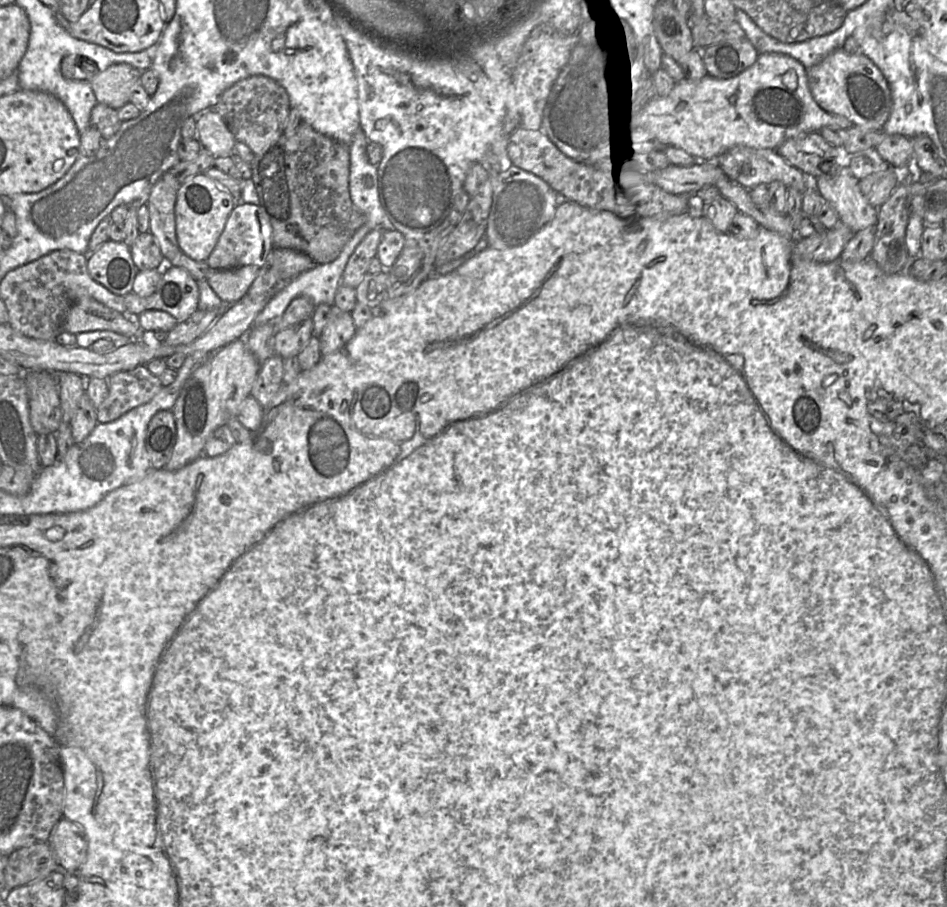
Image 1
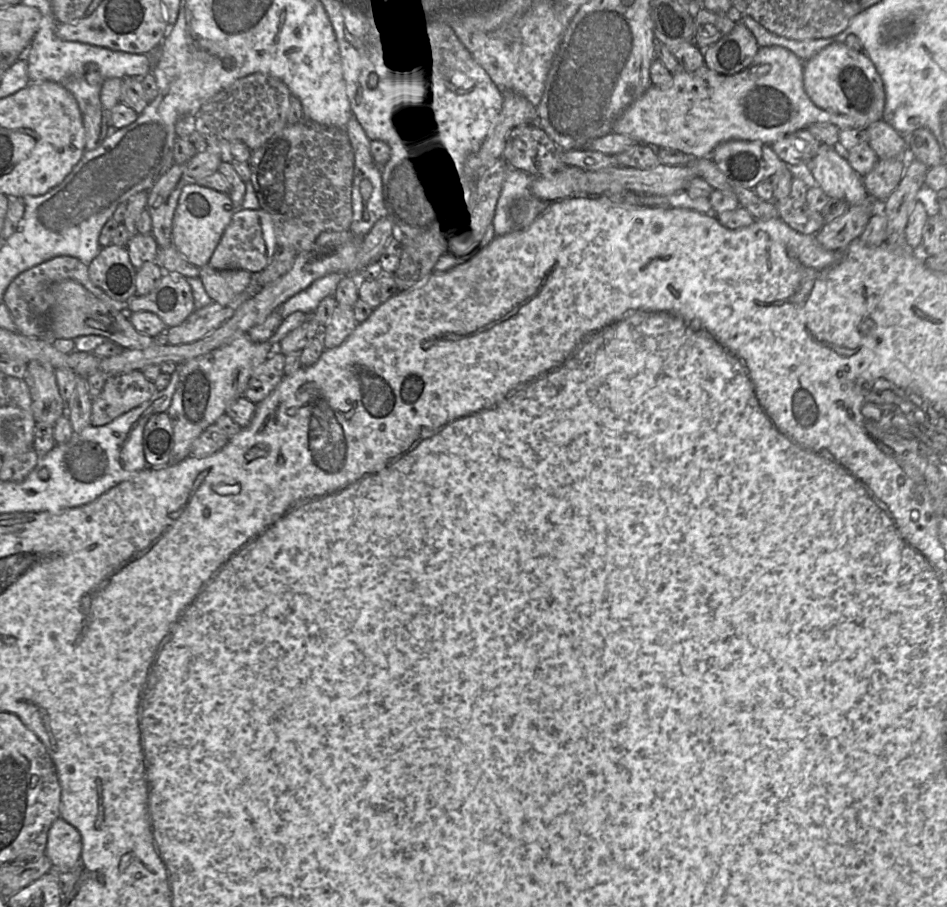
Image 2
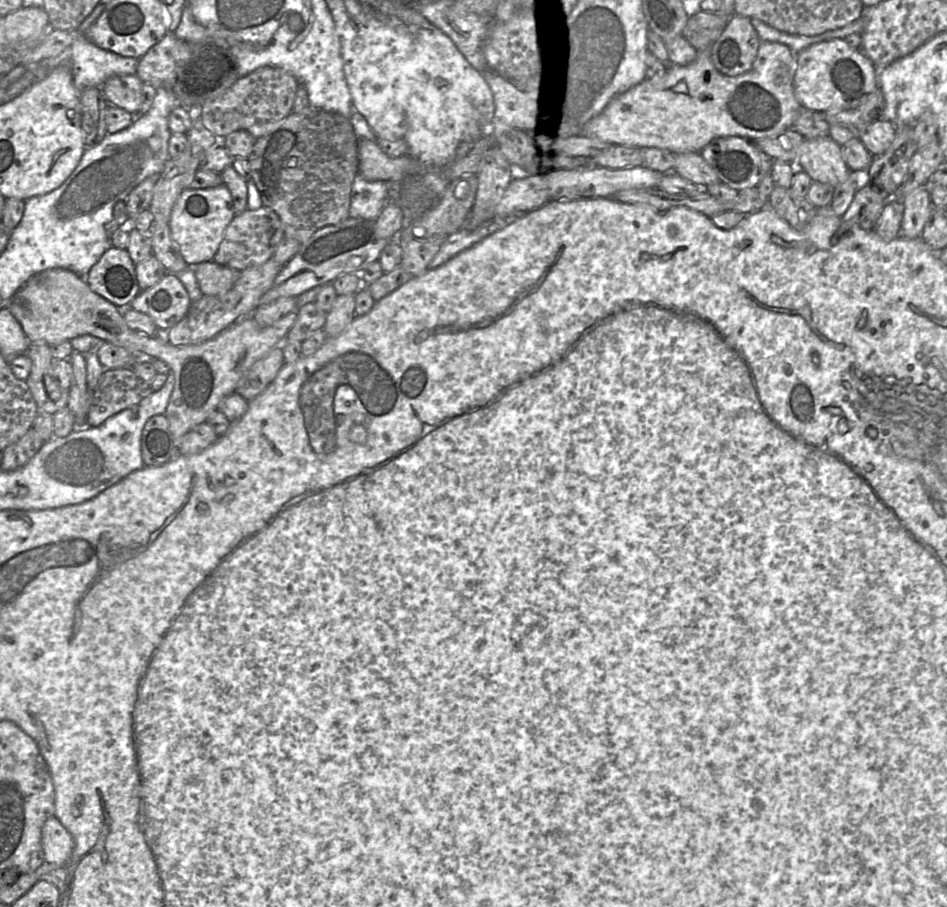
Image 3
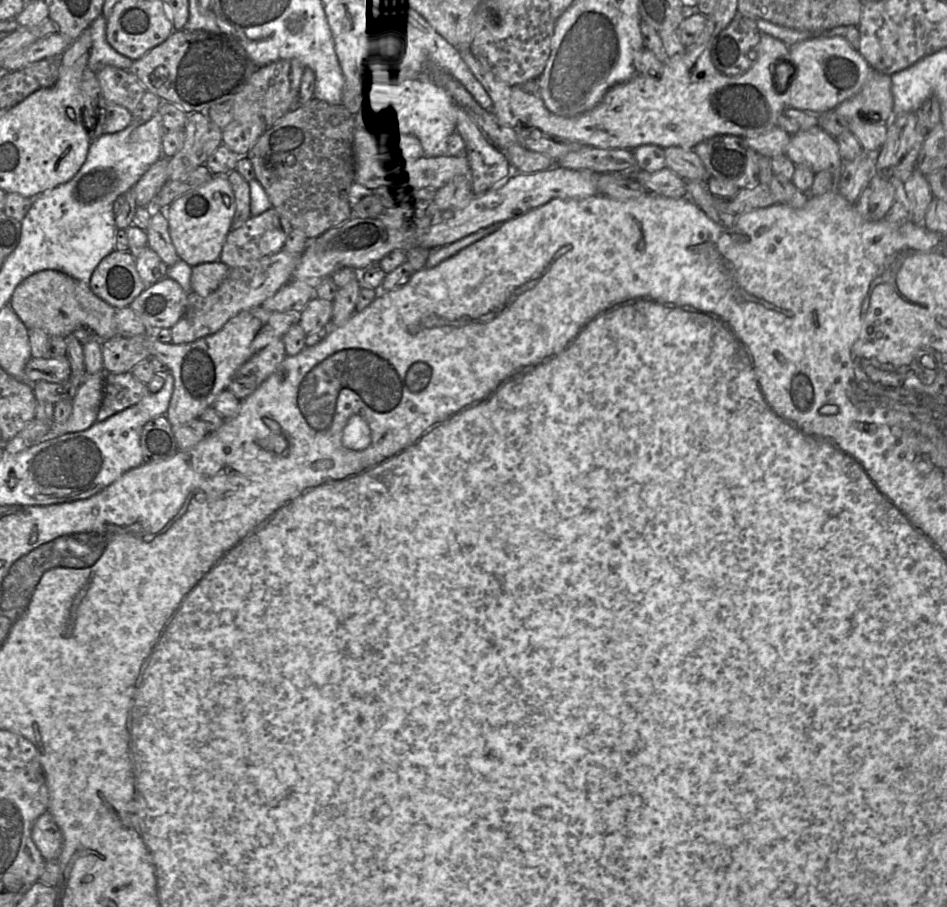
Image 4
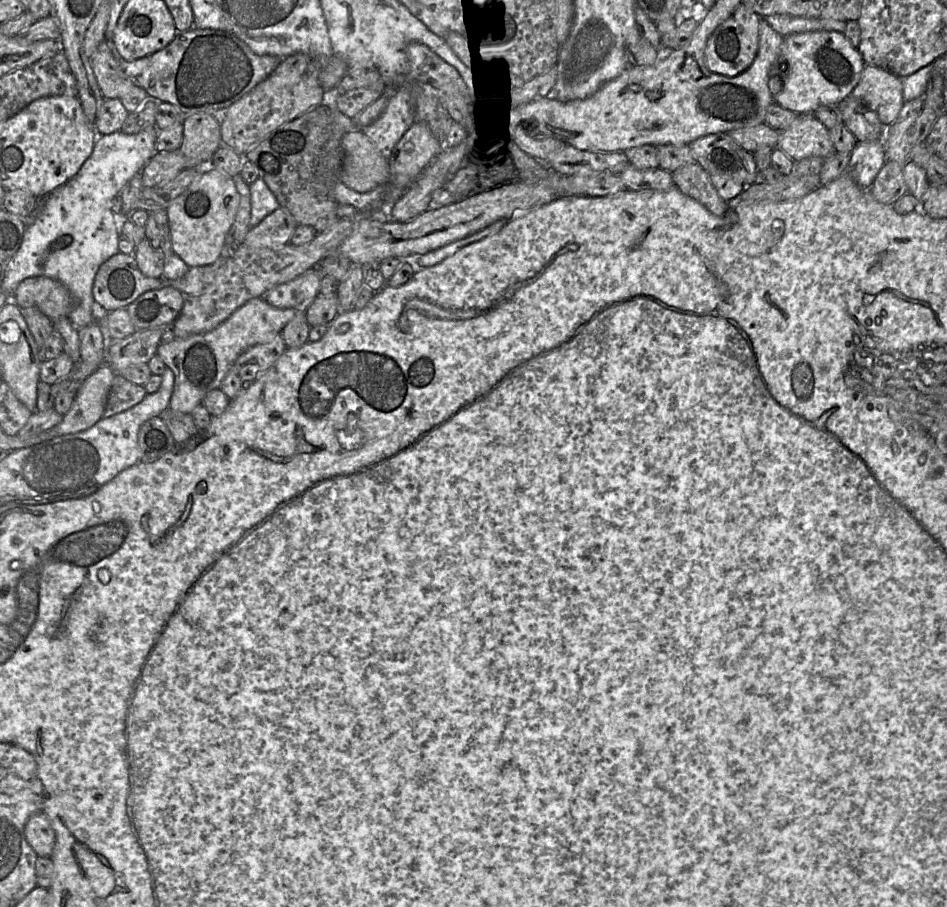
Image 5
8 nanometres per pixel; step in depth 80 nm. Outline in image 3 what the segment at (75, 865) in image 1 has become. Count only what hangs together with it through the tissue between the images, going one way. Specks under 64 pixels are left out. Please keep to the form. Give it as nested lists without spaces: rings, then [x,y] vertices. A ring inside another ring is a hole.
[[[49,817],[42,827],[44,863],[53,867],[65,867],[74,849],[70,832],[55,817]]]

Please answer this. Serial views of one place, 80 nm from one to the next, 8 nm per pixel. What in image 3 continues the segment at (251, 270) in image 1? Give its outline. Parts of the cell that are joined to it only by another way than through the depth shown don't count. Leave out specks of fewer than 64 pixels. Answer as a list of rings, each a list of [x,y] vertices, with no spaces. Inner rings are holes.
[[[201,262],[193,267],[199,288],[205,296],[220,296],[232,289],[241,271],[215,263]]]

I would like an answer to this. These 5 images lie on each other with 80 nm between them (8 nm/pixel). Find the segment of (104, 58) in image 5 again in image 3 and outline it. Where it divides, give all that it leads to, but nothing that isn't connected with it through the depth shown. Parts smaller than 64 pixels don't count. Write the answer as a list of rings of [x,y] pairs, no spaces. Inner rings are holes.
[[[137,75],[113,76],[102,85],[102,94],[108,104],[139,115],[142,85]]]

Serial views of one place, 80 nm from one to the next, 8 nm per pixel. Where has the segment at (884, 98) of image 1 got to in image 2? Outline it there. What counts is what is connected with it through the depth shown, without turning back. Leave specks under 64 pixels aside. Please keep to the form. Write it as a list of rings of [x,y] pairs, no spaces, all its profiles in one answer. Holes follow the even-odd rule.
[[[835,42],[804,62],[804,90],[820,109],[866,120],[867,125],[883,118],[885,90],[874,64],[865,53],[849,49],[844,42]]]

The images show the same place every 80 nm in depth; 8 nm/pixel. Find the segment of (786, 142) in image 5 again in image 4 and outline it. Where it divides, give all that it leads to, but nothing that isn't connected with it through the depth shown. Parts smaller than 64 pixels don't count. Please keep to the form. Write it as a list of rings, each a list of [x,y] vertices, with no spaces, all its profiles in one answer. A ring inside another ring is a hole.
[[[819,125],[791,135],[785,155],[795,165],[806,165],[815,173],[831,169],[842,169],[841,158],[836,139]]]

